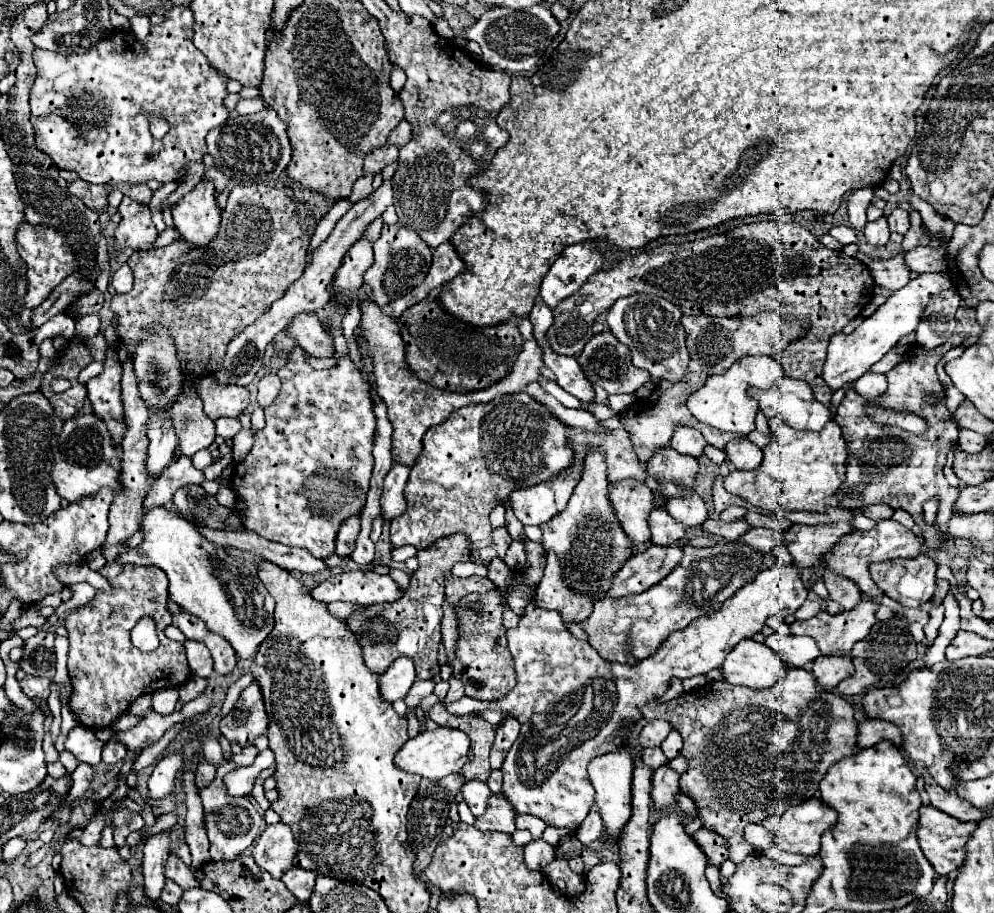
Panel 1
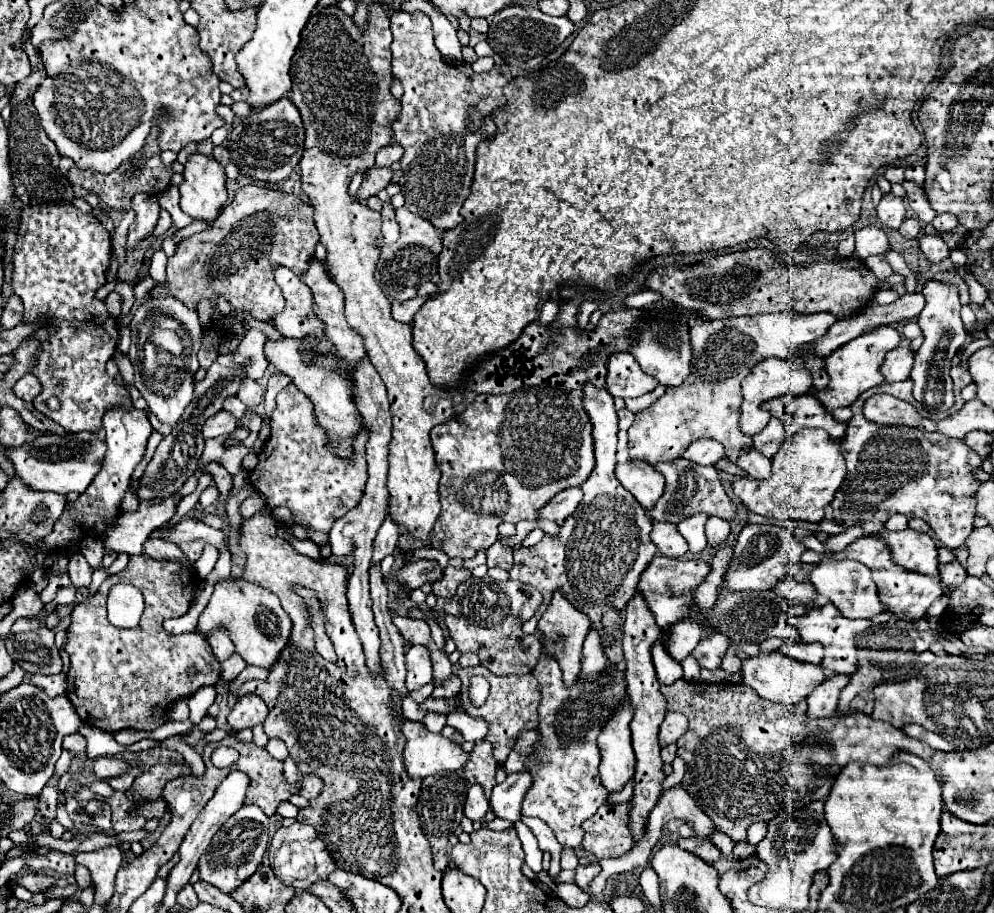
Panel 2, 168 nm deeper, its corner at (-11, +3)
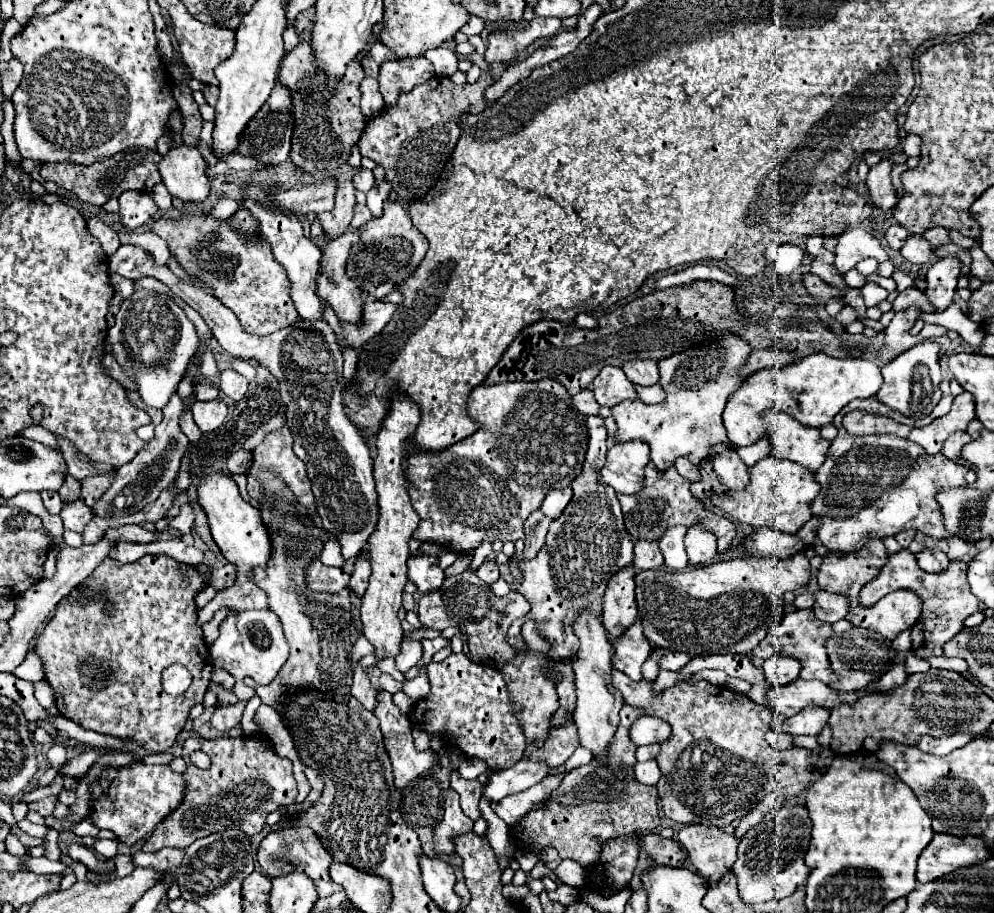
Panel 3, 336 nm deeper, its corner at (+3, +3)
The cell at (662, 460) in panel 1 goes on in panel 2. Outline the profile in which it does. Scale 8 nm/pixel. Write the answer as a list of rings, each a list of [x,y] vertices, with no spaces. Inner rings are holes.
[[[679,459],[679,461],[671,461],[671,463],[659,463],[659,465],[655,465],[655,469],[659,473],[663,473],[667,483],[665,483],[665,493],[655,503],[655,509],[651,509],[651,513],[649,513],[651,519],[679,523],[683,517],[689,517],[695,513],[709,513],[709,515],[717,515],[721,519],[735,517],[735,505],[727,497],[723,485],[719,483],[717,471],[713,467],[703,469],[701,465],[693,463],[693,467],[687,469],[685,465],[681,465],[681,459]]]

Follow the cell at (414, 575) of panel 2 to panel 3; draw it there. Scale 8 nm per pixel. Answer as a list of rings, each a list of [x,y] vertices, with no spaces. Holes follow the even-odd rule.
[[[411,557],[407,561],[409,567],[409,579],[417,585],[417,589],[421,589],[423,593],[435,591],[441,587],[443,583],[443,569],[439,567],[439,559],[437,557]]]

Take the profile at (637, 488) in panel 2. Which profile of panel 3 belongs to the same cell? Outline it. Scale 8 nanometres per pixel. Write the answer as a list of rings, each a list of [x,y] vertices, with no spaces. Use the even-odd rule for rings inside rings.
[[[641,439],[613,445],[601,469],[603,481],[617,493],[637,493],[643,487],[643,467],[649,463],[649,445]]]

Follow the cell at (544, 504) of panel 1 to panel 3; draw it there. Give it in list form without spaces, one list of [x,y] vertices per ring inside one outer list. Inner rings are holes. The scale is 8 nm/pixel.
[[[571,487],[549,491],[549,493],[547,493],[547,497],[545,497],[545,501],[543,501],[543,505],[541,505],[541,509],[543,509],[543,513],[545,513],[545,515],[549,515],[549,517],[557,519],[557,517],[563,513],[563,509],[569,505],[571,497],[573,497]]]

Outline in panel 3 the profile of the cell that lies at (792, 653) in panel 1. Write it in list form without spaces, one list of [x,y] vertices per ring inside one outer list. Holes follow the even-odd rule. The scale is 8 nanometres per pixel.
[[[771,657],[765,661],[763,669],[765,669],[765,679],[769,681],[769,685],[783,687],[799,677],[801,665],[793,657],[789,657],[789,659],[787,657]]]

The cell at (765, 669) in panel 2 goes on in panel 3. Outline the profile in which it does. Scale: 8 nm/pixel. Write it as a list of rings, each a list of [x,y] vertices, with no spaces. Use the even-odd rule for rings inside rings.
[[[793,681],[785,687],[769,687],[769,705],[777,709],[783,717],[793,717],[809,705],[835,709],[839,705],[853,705],[859,699],[857,693],[833,691],[821,681]]]

